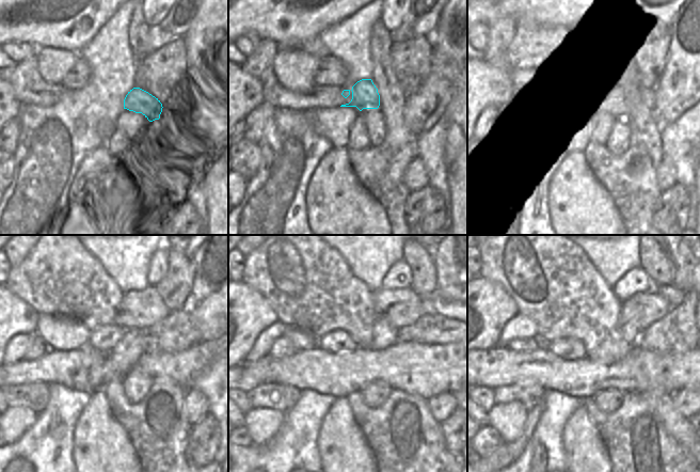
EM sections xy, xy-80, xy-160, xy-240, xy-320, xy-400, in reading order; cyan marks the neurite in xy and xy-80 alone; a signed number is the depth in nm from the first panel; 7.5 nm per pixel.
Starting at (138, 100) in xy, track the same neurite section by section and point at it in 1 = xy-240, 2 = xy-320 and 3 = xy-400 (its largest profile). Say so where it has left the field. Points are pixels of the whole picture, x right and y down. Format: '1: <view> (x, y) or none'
1: xy-240 (104, 339)
2: xy-320 (338, 341)
3: xy-400 (568, 348)

